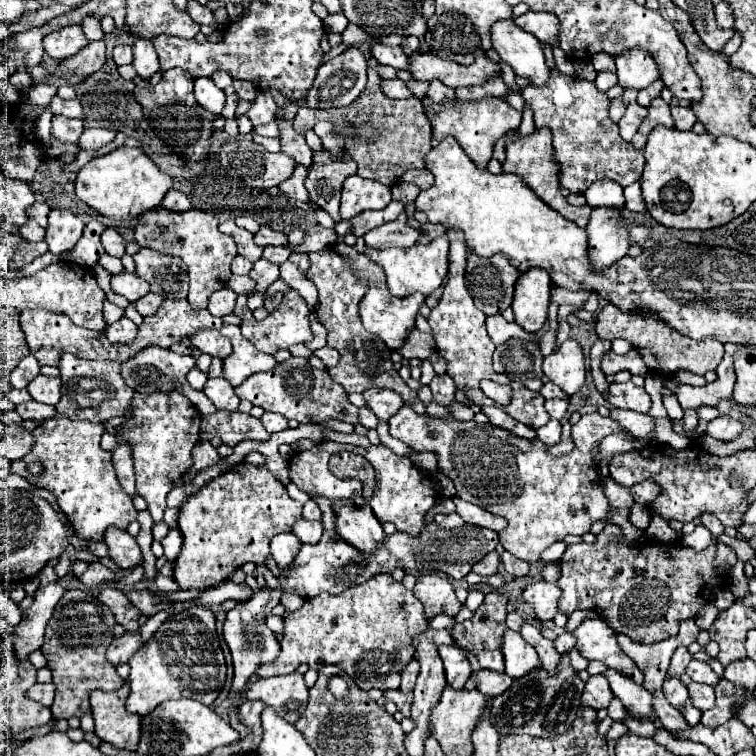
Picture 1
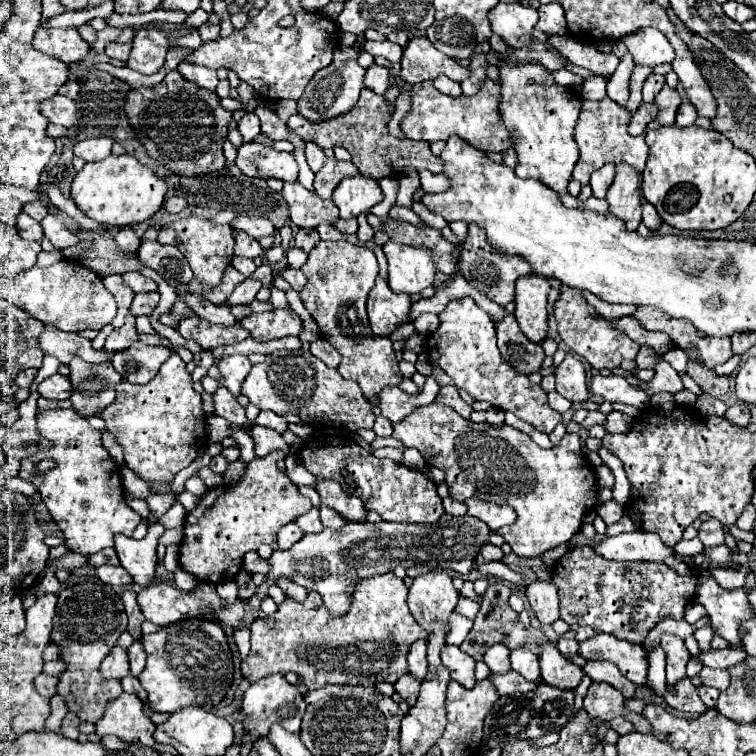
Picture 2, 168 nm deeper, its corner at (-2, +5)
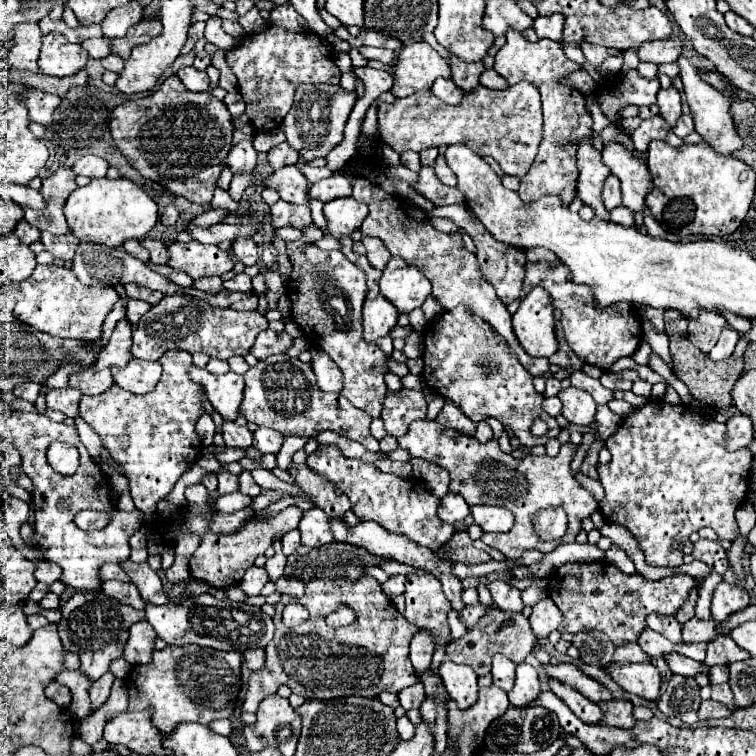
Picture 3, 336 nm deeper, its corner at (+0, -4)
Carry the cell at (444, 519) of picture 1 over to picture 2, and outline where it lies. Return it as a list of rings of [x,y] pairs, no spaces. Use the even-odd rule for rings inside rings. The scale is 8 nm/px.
[[[444,497],[444,509],[446,509],[446,513],[450,513],[450,515],[466,515],[466,503],[460,503],[460,501],[456,501],[456,499],[452,499],[452,497]]]

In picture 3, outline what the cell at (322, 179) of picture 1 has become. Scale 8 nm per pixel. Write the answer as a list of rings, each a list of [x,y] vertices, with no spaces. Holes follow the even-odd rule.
[[[334,172],[330,178],[314,182],[310,186],[310,196],[320,202],[330,202],[340,196],[352,196],[352,186],[340,172]]]

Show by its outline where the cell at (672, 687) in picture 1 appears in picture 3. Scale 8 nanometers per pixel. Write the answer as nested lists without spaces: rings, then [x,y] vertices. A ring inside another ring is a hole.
[[[650,614],[646,618],[648,628],[660,632],[664,638],[668,638],[672,644],[682,644],[682,636],[680,636],[680,622],[674,616],[660,616],[660,614]]]

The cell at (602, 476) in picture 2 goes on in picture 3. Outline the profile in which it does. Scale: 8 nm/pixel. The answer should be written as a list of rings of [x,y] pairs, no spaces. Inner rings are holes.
[[[650,400],[646,406],[636,408],[624,418],[618,432],[606,440],[612,460],[608,464],[598,464],[598,476],[606,490],[604,502],[600,502],[600,512],[608,522],[626,526],[634,534],[650,566],[680,566],[684,542],[688,542],[690,534],[702,526],[714,528],[720,540],[732,542],[738,538],[734,512],[748,494],[746,482],[750,478],[754,454],[748,448],[730,452],[724,448],[724,442],[724,424],[686,408],[684,404],[672,406],[664,400]]]

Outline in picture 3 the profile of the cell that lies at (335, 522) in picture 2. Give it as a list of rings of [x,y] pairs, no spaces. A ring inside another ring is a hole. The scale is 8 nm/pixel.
[[[330,520],[330,530],[332,530],[332,536],[334,540],[338,542],[348,542],[348,544],[356,544],[356,546],[362,546],[366,548],[368,552],[372,554],[378,554],[378,556],[388,556],[388,558],[394,558],[396,562],[402,562],[402,564],[410,564],[410,566],[418,566],[418,568],[424,568],[428,572],[432,572],[440,582],[442,582],[442,588],[444,588],[444,594],[448,594],[446,598],[452,602],[452,608],[454,610],[462,610],[464,608],[464,602],[460,598],[462,594],[462,584],[458,578],[454,578],[450,574],[450,568],[452,564],[448,562],[442,562],[440,558],[436,558],[430,548],[424,546],[418,546],[416,542],[408,540],[406,536],[398,536],[398,534],[390,534],[386,532],[380,524],[374,524],[374,522],[360,522],[358,526],[348,526],[344,520]]]

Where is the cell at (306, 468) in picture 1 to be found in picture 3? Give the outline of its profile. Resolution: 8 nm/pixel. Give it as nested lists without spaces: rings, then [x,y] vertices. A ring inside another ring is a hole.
[[[318,446],[318,450],[308,456],[306,464],[316,474],[328,478],[336,488],[340,488],[350,498],[352,510],[360,520],[372,520],[380,524],[382,528],[386,528],[388,532],[402,534],[430,550],[432,548],[436,550],[454,534],[454,526],[438,518],[440,498],[436,498],[418,480],[404,480],[394,474],[384,474],[376,470],[372,464],[366,464],[362,460],[344,458],[340,450],[334,446]],[[362,468],[368,468],[368,470],[362,470]]]

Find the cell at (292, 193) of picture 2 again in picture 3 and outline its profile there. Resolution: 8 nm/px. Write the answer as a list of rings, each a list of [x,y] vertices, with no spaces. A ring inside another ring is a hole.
[[[278,200],[276,204],[272,204],[272,226],[274,228],[286,228],[286,226],[292,226],[292,228],[306,228],[312,224],[312,218],[310,218],[310,208],[304,204],[290,204],[286,200]]]

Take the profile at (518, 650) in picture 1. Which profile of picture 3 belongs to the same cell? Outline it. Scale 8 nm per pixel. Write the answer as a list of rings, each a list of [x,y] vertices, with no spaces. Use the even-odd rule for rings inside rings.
[[[528,662],[518,664],[514,688],[508,692],[510,704],[512,706],[526,706],[528,702],[532,702],[538,696],[538,692],[540,692],[540,682],[538,682],[536,668]]]

